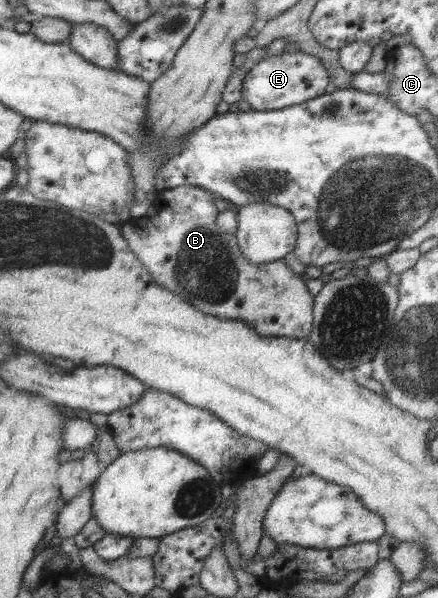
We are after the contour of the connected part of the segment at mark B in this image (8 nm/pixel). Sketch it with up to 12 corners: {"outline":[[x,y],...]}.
{"outline":[[157,190],[118,227],[156,284],[265,337],[304,339],[314,297],[242,257],[214,195]]}

